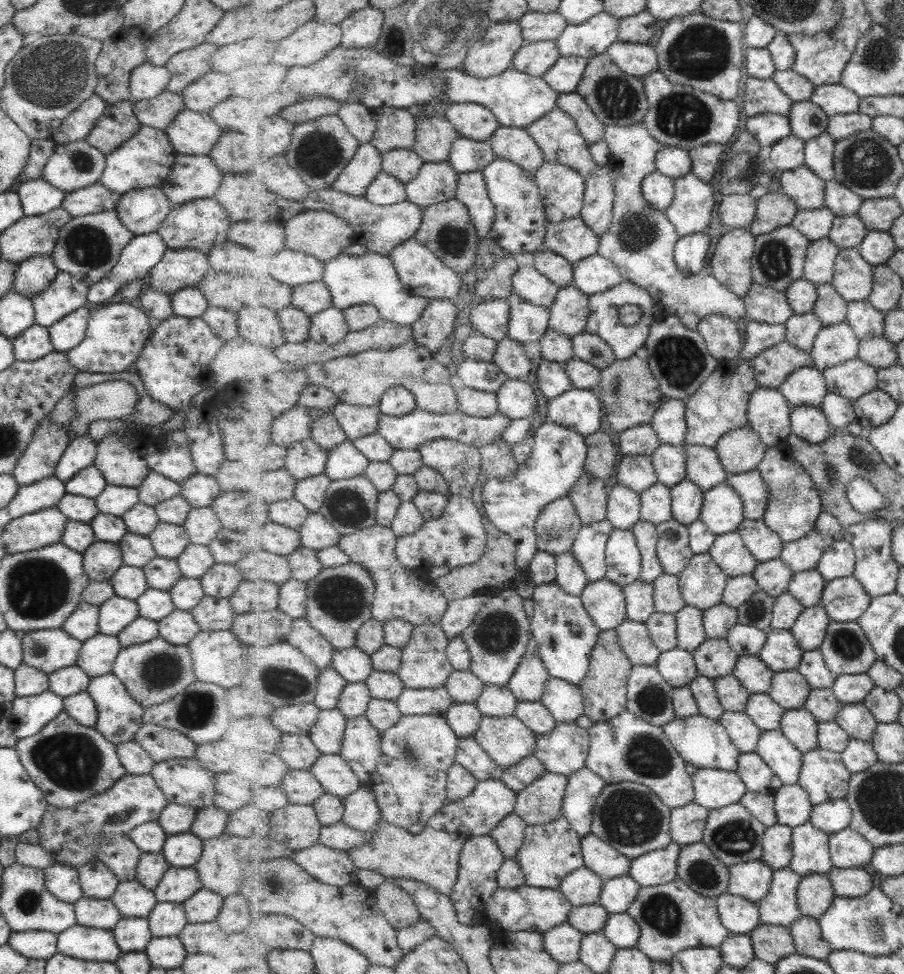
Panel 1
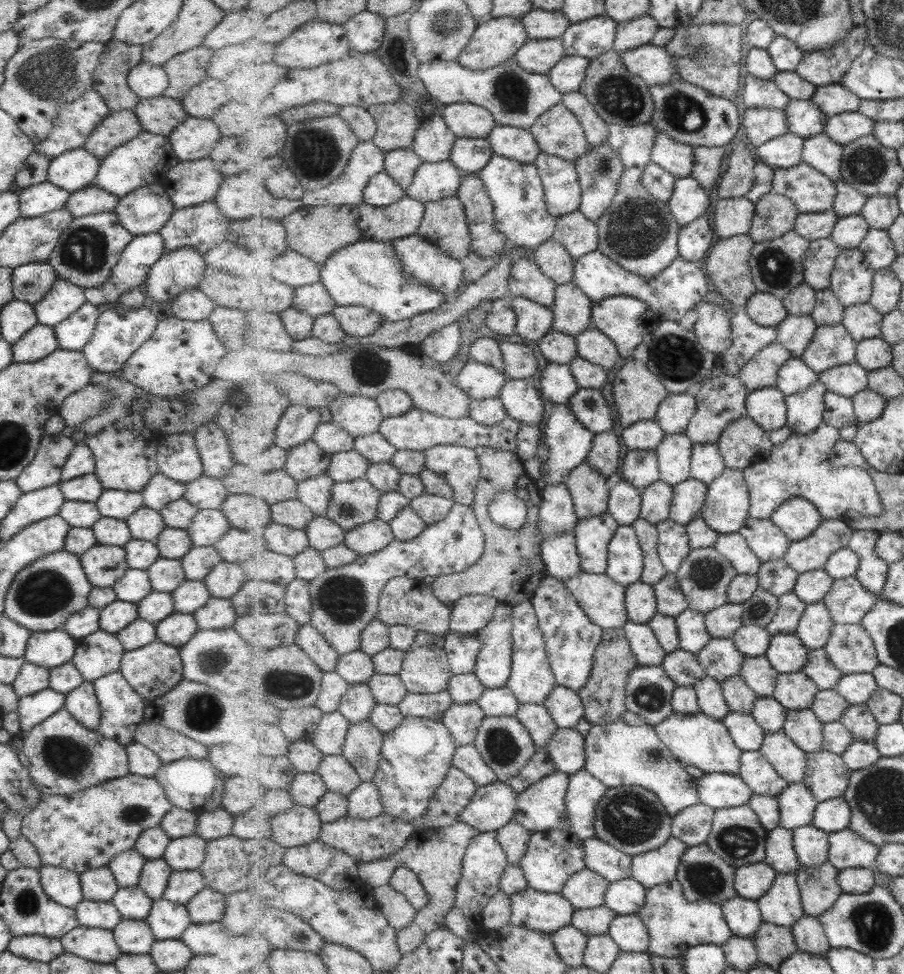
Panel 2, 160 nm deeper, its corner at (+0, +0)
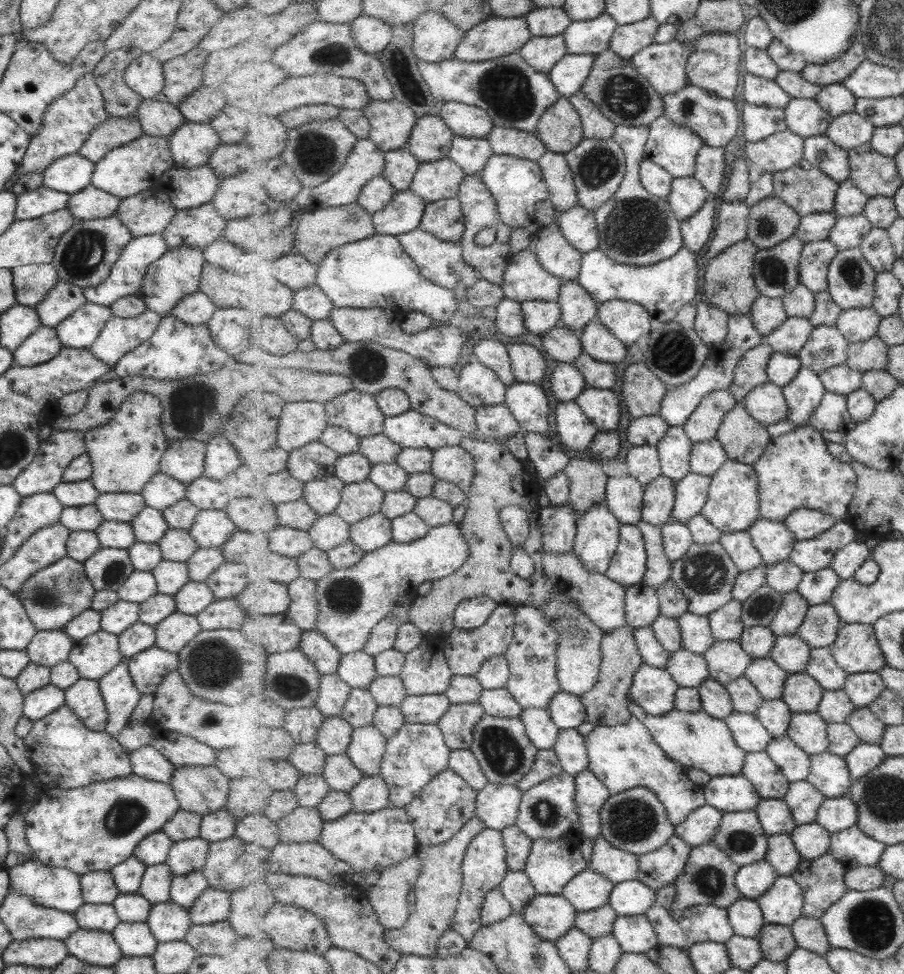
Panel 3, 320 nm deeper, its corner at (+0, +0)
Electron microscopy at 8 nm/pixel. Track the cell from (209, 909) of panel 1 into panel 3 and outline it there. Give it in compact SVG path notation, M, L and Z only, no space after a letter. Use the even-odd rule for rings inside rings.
M208 886L186 911L193 925L225 921L230 915L230 893Z

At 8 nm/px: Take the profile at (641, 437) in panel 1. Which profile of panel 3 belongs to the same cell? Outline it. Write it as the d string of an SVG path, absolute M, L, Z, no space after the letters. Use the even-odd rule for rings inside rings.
M660 414L634 418L627 429L628 442L637 446L656 447L670 427L670 424Z

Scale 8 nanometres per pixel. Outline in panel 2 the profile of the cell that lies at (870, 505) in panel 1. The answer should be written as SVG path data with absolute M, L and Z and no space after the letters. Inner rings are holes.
M824 422L813 432L792 433L785 441L774 446L767 460L745 468L747 486L750 488L750 516L770 519L792 496L810 500L825 519L841 519L850 510L865 516L883 514L882 497L870 473L864 468L837 466L830 459L834 446L841 438L840 428Z

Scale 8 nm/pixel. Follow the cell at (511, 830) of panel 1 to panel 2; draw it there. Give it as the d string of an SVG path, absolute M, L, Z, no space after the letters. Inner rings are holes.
M513 820L496 833L498 834L498 841L506 852L508 862L519 865L519 861L527 854L530 847L533 832Z

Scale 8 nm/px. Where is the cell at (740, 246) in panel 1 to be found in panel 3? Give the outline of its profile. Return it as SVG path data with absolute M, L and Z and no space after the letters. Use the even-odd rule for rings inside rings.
M749 239L727 248L717 257L707 262L705 273L704 295L709 303L716 304L731 315L750 315L755 300L759 299L760 292L754 276L755 256L758 246Z

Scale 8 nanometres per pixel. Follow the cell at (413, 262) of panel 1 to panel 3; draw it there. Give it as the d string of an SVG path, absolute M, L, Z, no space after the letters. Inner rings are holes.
M421 227L397 237L427 279L450 290L460 283L467 267L460 244L441 240Z

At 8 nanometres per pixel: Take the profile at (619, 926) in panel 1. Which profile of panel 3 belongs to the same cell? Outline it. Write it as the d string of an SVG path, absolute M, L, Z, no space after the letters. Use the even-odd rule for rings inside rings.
M618 915L612 934L625 953L646 953L660 944L654 924L651 924L647 915Z

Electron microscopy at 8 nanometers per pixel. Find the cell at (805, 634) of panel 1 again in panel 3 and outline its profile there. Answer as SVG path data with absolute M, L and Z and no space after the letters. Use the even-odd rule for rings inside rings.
M831 602L810 605L807 618L800 627L798 635L813 649L830 647L838 639L842 623L843 620Z

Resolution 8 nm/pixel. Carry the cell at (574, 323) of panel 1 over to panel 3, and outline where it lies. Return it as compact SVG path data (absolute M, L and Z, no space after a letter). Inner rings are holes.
M575 281L563 284L558 303L562 309L562 326L571 330L587 327L599 311L599 302Z

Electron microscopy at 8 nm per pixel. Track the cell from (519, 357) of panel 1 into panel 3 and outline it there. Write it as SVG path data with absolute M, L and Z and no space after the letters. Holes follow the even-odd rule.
M506 344L512 368L519 382L541 383L545 378L545 358L531 344Z

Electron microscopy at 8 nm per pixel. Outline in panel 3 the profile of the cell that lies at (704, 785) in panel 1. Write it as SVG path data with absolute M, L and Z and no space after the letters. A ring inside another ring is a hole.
M744 775L713 777L705 786L706 802L723 812L756 810L762 797Z

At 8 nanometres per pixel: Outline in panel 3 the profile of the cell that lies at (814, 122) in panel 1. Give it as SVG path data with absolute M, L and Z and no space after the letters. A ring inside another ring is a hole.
M792 98L786 108L788 129L804 139L825 135L833 119L816 99Z

